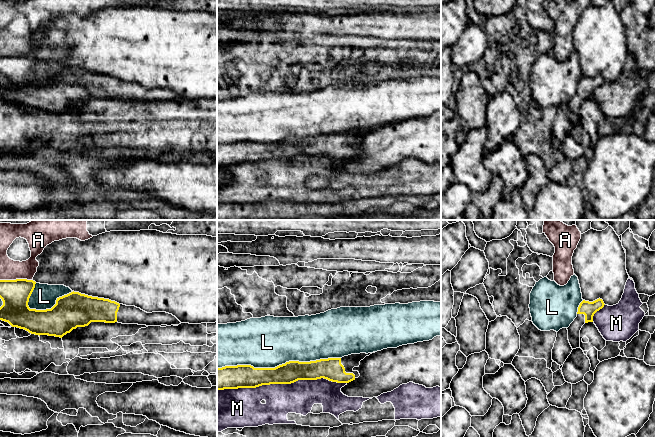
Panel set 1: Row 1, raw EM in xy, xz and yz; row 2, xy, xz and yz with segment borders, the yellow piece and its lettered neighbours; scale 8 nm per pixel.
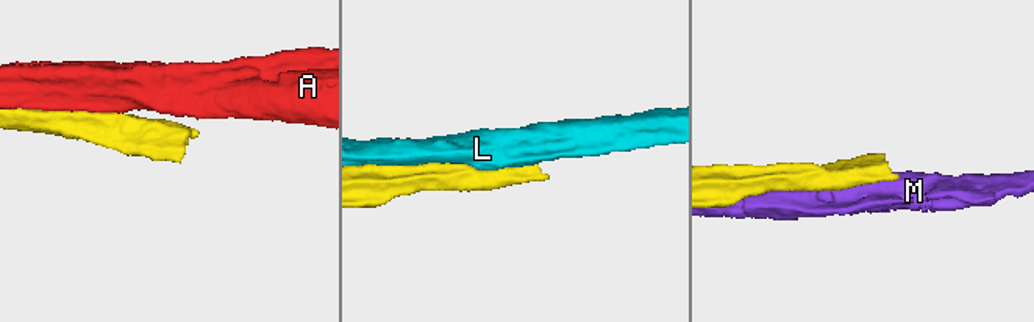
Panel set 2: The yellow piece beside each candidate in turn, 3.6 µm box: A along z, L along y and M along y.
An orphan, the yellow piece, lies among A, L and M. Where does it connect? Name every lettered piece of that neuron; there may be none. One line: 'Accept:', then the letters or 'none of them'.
Accept: none of them

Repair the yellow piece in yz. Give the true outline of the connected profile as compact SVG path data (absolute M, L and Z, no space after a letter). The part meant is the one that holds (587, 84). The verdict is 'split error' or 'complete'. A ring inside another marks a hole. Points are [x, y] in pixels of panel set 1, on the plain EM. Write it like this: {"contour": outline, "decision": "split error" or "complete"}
{"contour": "M597 75L593 78L583 76L577 88L577 93L567 104L568 116L572 125L580 124L580 106L585 99L593 98L594 90L604 83L602 75Z", "decision": "split error"}

